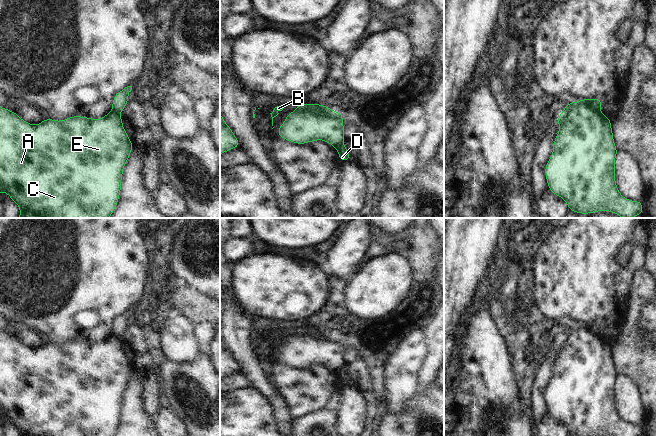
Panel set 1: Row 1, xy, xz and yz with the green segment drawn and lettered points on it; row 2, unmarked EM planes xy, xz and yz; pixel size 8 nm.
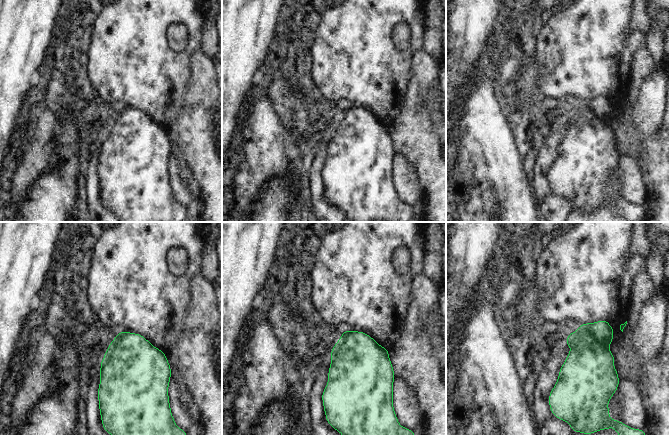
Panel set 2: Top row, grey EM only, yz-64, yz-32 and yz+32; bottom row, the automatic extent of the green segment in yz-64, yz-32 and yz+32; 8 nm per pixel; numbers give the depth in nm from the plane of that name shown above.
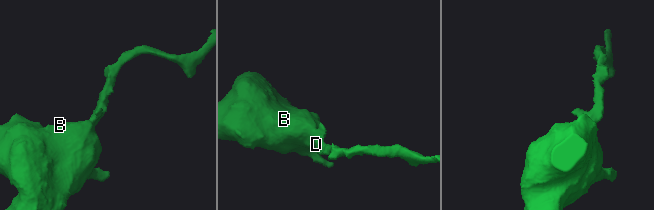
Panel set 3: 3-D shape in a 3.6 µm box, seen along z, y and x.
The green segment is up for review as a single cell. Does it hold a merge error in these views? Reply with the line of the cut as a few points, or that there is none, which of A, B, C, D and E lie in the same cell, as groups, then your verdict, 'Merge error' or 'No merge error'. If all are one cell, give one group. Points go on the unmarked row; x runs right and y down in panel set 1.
Split along yz (578, 325), (588, 329), (604, 341). Groups: A B C E / D. Merge error.

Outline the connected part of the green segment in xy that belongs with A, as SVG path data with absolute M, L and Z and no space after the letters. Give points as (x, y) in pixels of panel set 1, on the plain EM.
M0 331L0 417L6 416L19 430L20 436L114 436L121 417L123 392L132 373L133 368L123 351L123 344L120 338L113 335L100 343L75 339L61 345L43 343L41 347L32 349L21 343L16 336Z

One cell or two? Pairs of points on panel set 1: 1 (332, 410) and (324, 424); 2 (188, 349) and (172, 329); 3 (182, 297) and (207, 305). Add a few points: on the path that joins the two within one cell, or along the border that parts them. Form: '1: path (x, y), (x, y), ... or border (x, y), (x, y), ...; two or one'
1: path (329, 413), (324, 421); one
2: path (183, 344), (177, 338), (177, 334); one
3: path (188, 301), (194, 305), (201, 305); one

